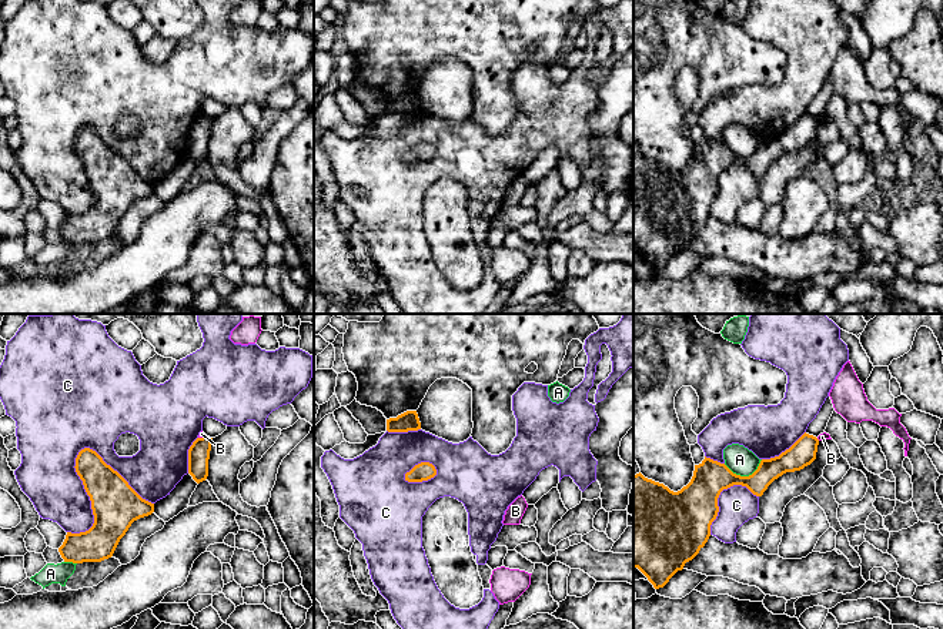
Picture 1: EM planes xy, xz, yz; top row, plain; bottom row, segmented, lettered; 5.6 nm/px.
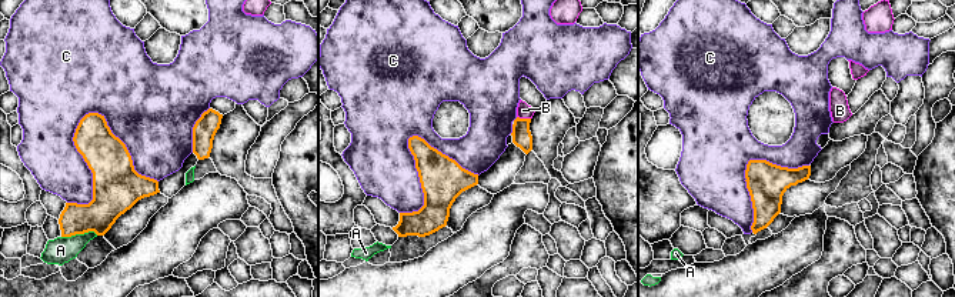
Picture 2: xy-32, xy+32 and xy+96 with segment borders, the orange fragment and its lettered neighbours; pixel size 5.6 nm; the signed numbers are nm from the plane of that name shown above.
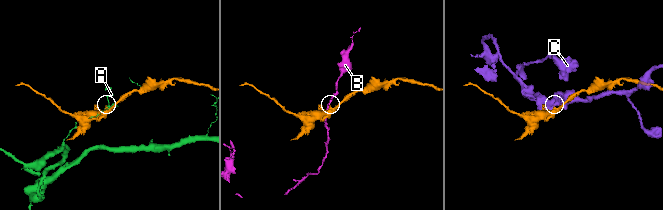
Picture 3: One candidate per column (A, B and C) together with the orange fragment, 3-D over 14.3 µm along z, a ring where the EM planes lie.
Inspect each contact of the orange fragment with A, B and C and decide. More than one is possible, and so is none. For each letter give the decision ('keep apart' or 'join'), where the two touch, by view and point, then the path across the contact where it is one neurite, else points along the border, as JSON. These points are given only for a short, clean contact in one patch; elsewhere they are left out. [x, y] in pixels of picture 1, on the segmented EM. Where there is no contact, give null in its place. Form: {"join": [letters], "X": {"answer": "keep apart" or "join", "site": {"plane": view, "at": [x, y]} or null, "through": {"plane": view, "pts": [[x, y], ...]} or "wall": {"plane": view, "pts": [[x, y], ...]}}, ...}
{"join": [], "A": {"answer": "keep apart", "site": {"plane": "yz", "at": [743, 477]}}, "B": {"answer": "keep apart", "site": {"plane": "xy", "at": [203, 437]}, "wall": {"plane": "xy", "pts": [[206, 435], [199, 438]]}}, "C": {"answer": "keep apart", "site": {"plane": "xy", "at": [116, 471]}}}

